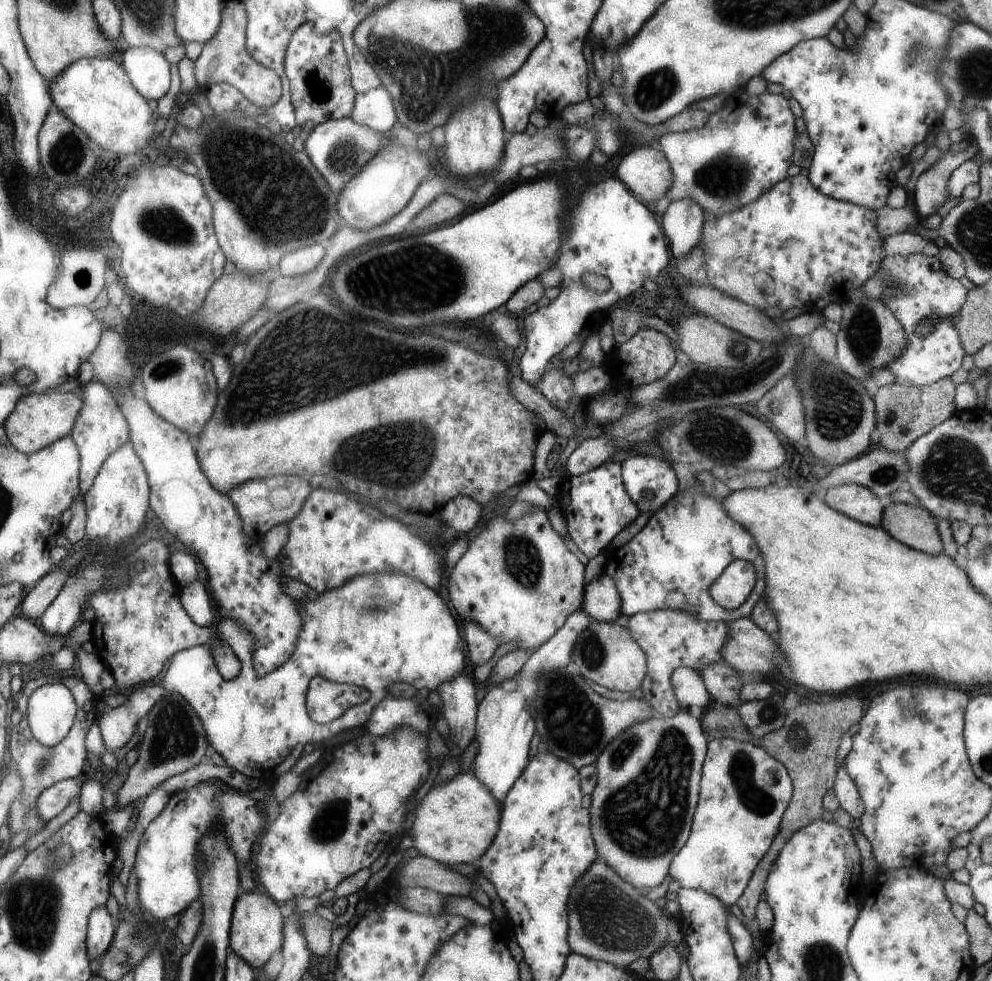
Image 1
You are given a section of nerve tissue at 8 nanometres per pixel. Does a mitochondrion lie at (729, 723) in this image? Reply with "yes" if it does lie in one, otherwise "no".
yes

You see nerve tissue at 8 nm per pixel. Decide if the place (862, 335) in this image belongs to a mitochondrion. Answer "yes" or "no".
yes

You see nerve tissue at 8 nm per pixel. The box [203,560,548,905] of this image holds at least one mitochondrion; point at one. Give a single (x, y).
(328, 825)

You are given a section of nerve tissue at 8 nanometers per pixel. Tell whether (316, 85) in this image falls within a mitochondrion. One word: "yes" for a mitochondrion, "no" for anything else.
yes

